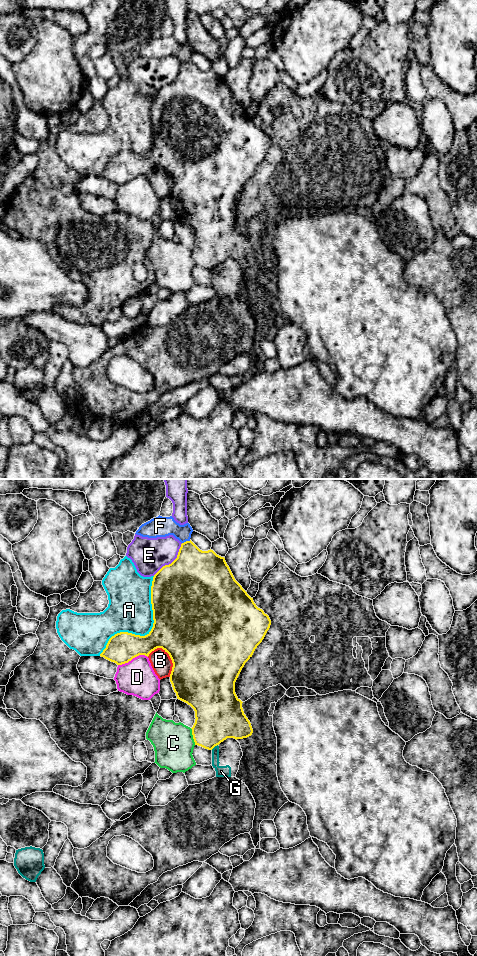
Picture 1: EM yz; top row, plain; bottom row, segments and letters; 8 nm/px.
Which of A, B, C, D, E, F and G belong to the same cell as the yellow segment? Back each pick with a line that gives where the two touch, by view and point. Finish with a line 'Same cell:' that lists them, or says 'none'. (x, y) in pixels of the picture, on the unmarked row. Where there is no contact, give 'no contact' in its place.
Same cell: none

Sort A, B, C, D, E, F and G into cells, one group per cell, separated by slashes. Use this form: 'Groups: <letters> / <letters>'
Groups: A / B / C / D / E / F / G

